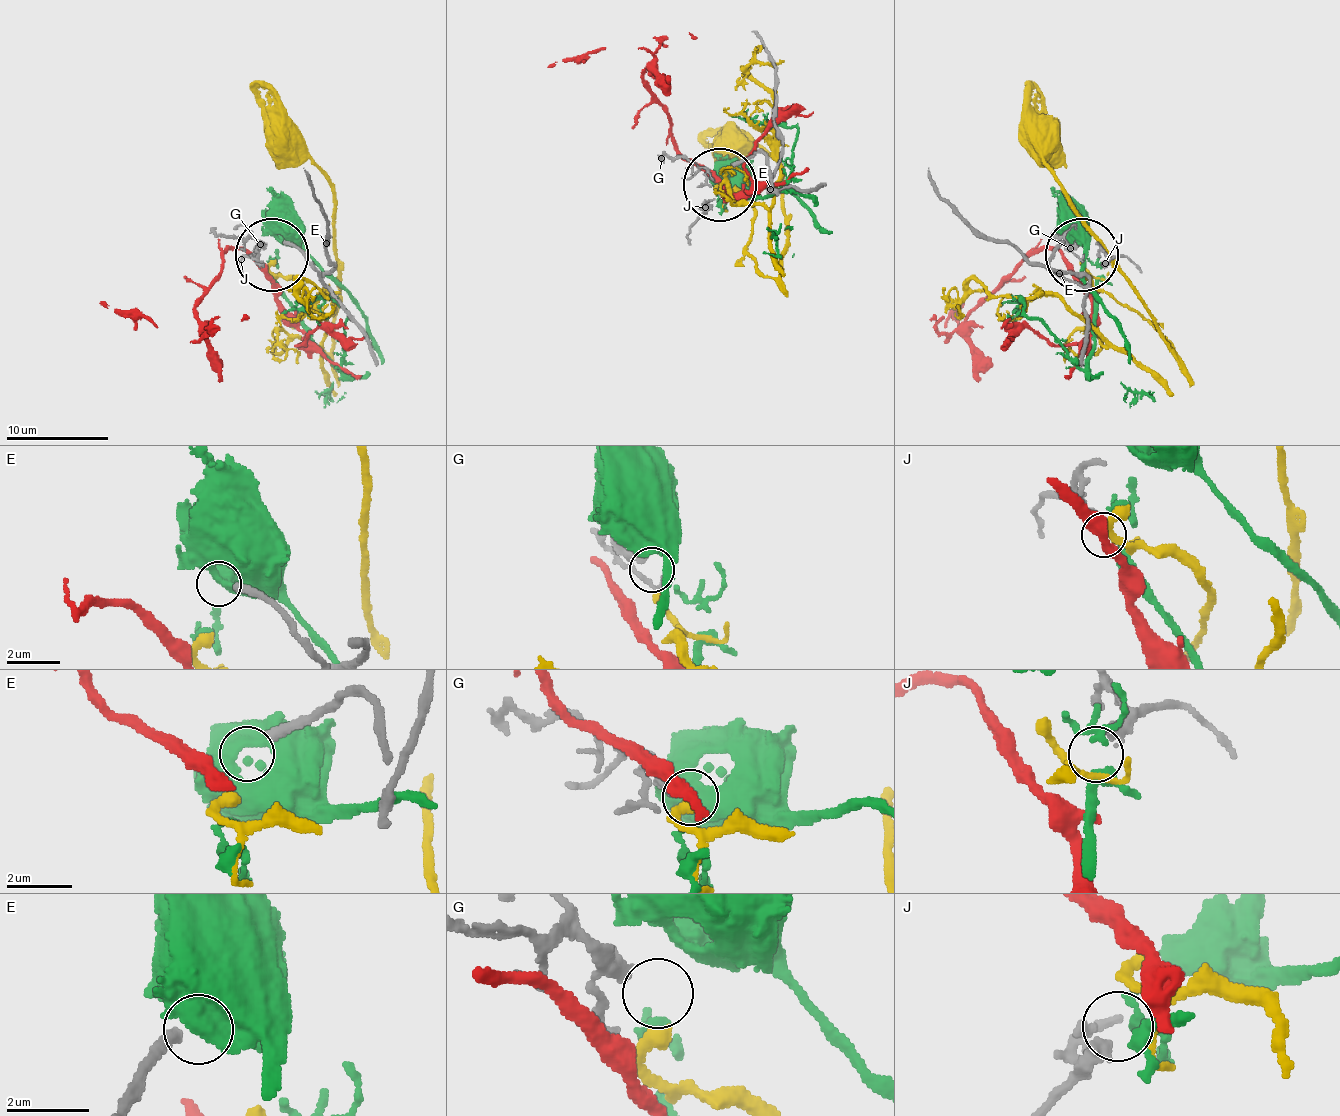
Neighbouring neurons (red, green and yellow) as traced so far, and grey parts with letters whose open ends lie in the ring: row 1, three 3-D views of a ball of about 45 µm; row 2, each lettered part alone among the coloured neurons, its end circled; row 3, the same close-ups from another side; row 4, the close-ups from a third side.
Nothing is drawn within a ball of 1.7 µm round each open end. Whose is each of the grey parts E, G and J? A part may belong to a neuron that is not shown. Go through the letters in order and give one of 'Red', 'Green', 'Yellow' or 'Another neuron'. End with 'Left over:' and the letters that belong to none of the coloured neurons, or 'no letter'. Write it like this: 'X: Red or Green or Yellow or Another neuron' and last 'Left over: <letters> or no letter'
E: Another neuron
G: Yellow
J: Green
Left over: E

